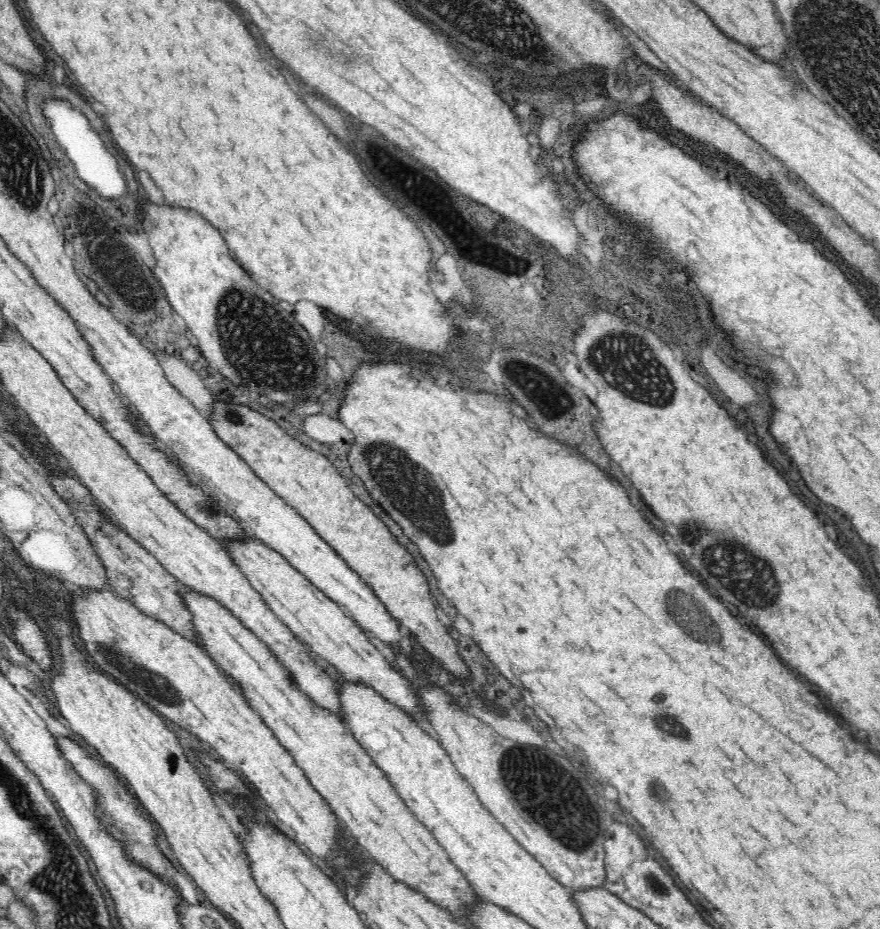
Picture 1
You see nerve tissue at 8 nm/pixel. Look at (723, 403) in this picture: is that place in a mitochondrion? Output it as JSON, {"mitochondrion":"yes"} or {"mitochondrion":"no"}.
{"mitochondrion":"no"}

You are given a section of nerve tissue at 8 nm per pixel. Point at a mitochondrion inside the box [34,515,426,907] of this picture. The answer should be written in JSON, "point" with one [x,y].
{"point":[152,683]}

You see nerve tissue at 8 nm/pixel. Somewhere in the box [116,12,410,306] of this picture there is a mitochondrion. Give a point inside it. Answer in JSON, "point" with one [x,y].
{"point":[364,62]}

